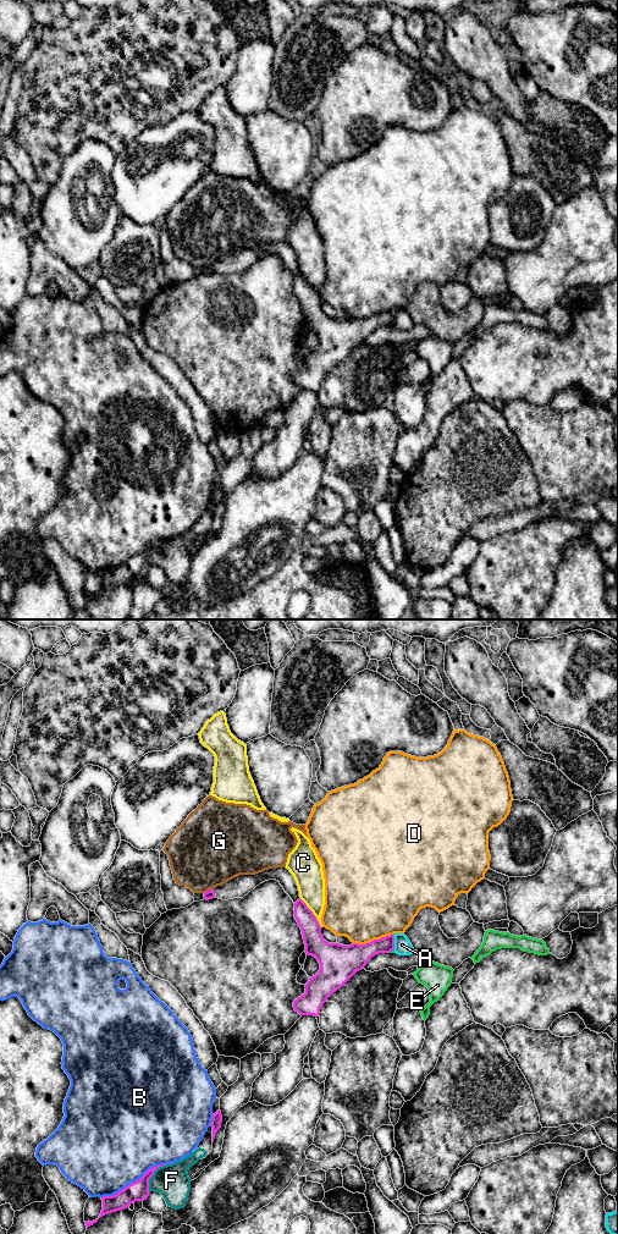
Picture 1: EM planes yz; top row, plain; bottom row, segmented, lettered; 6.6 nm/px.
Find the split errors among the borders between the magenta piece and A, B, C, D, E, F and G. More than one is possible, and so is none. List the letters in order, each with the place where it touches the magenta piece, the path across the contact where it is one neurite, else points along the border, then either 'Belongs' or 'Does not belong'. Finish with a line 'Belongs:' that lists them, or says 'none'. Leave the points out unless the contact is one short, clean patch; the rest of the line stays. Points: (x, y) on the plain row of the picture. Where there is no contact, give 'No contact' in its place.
A: Touches magenta at yz (393, 317). Boundary: yz (392, 309), (395, 324). Does not belong
B: Touches magenta at yz (134, 556). Does not belong
C: Touches magenta at yz (312, 287). Does not belong
D: Touches magenta at yz (374, 314). Does not belong
E: Touches magenta at yz (391, 324). Does not belong
F: Touches magenta at yz (152, 550). Does not belong
G: Touches magenta at yz (208, 265). Does not belong
Belongs: none

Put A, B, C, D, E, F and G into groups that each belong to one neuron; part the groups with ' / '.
A / B / C / D / E / F / G

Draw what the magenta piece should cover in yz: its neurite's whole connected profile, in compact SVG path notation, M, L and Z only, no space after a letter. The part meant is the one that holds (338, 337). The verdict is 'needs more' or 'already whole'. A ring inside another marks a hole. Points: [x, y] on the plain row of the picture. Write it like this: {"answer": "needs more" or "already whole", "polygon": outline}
{"answer": "already whole", "polygon": "M300 272L294 277L294 292L302 304L307 330L315 331L320 338L319 347L307 357L305 368L293 376L300 390L318 391L327 373L374 330L394 325L393 309L365 319L329 318L321 309L316 291Z"}

